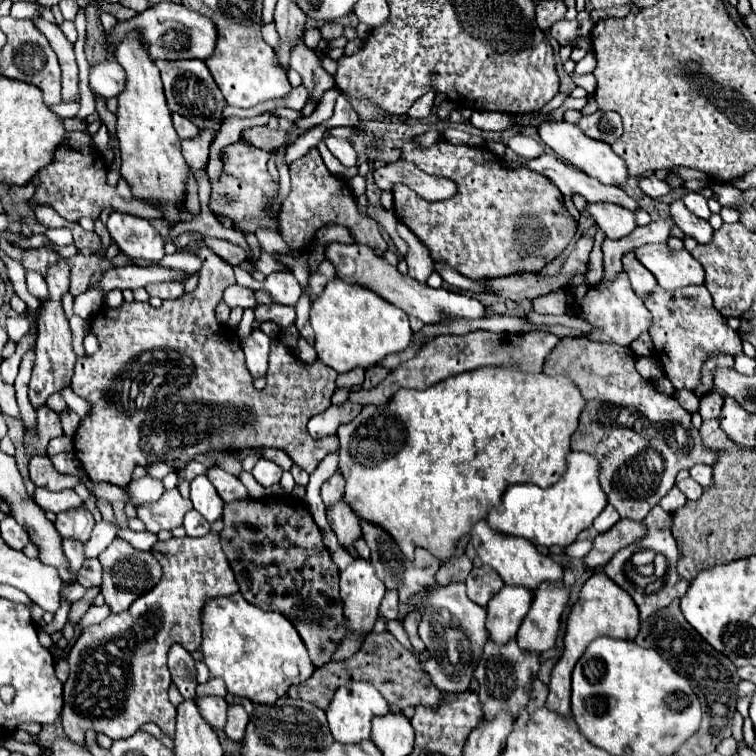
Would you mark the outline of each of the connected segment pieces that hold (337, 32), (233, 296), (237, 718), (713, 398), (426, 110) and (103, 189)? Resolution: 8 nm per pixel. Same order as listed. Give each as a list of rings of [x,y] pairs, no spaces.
[[[325,22],[319,28],[319,32],[321,32],[321,38],[325,42],[331,42],[331,40],[335,40],[335,38],[339,38],[343,34],[343,24],[339,24],[339,22]]]
[[[229,286],[225,292],[223,292],[223,302],[227,302],[229,306],[235,308],[235,306],[241,306],[243,309],[255,308],[257,306],[257,300],[255,300],[255,290],[251,288],[245,288],[245,286]]]
[[[233,704],[227,708],[227,724],[223,728],[223,732],[227,734],[227,738],[235,740],[235,742],[241,742],[243,740],[243,730],[247,726],[247,712],[243,710],[243,706],[239,704]]]
[[[717,390],[707,392],[701,398],[701,406],[699,406],[699,414],[703,416],[703,420],[711,420],[711,418],[719,418],[723,408],[723,396],[717,394]]]
[[[427,92],[425,96],[421,96],[421,98],[409,108],[409,112],[407,112],[409,118],[413,118],[413,120],[425,120],[431,113],[433,100],[435,100],[435,92]]]
[[[59,146],[53,152],[53,162],[39,170],[39,178],[41,184],[35,190],[35,196],[29,200],[29,206],[51,206],[59,216],[71,222],[77,222],[83,216],[97,220],[103,208],[119,210],[119,196],[115,188],[107,184],[107,166],[97,152],[83,154],[79,150]]]

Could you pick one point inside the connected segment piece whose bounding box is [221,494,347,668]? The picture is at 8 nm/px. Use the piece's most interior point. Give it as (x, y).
(276, 551)

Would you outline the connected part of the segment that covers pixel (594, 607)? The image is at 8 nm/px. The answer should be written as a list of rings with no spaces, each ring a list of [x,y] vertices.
[[[595,572],[585,586],[581,588],[579,600],[575,602],[569,618],[567,618],[567,634],[565,634],[565,650],[563,656],[559,658],[557,666],[551,672],[551,684],[549,684],[549,698],[547,698],[547,708],[571,718],[571,670],[575,662],[581,658],[583,650],[589,646],[591,640],[599,636],[613,636],[621,640],[633,640],[639,632],[639,610],[633,602],[633,598],[611,578],[605,576],[605,572]]]

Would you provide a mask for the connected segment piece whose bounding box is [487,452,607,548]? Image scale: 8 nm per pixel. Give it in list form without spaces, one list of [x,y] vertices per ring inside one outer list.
[[[583,452],[567,454],[567,470],[557,484],[539,488],[535,484],[515,484],[505,490],[501,510],[491,510],[487,514],[487,524],[491,530],[503,536],[525,538],[541,546],[569,546],[577,540],[577,534],[585,528],[591,528],[595,516],[607,504],[607,498],[597,480],[599,464],[595,458]]]

